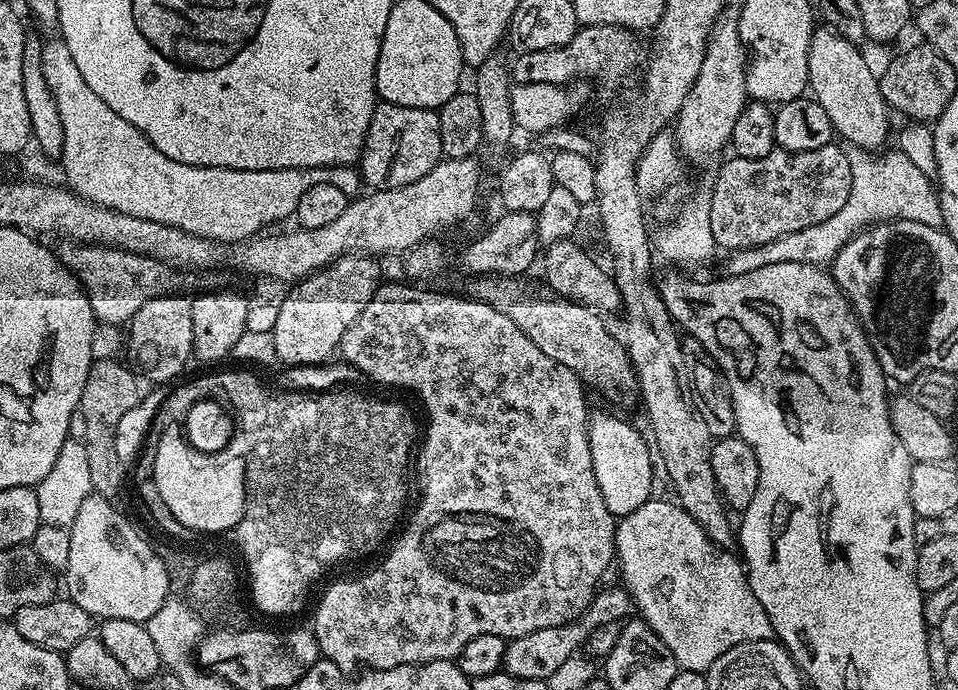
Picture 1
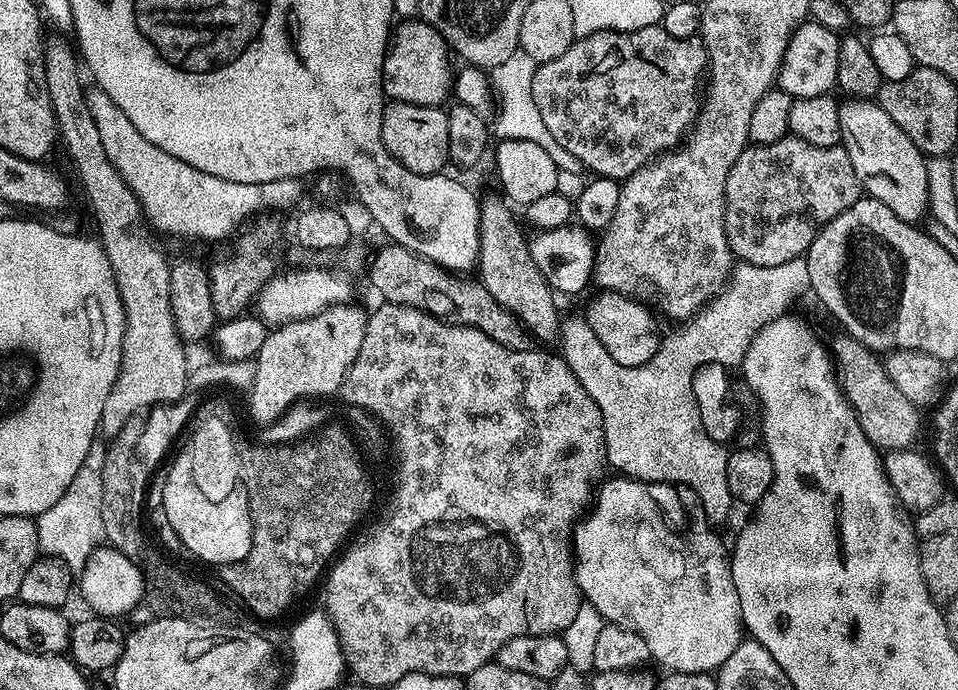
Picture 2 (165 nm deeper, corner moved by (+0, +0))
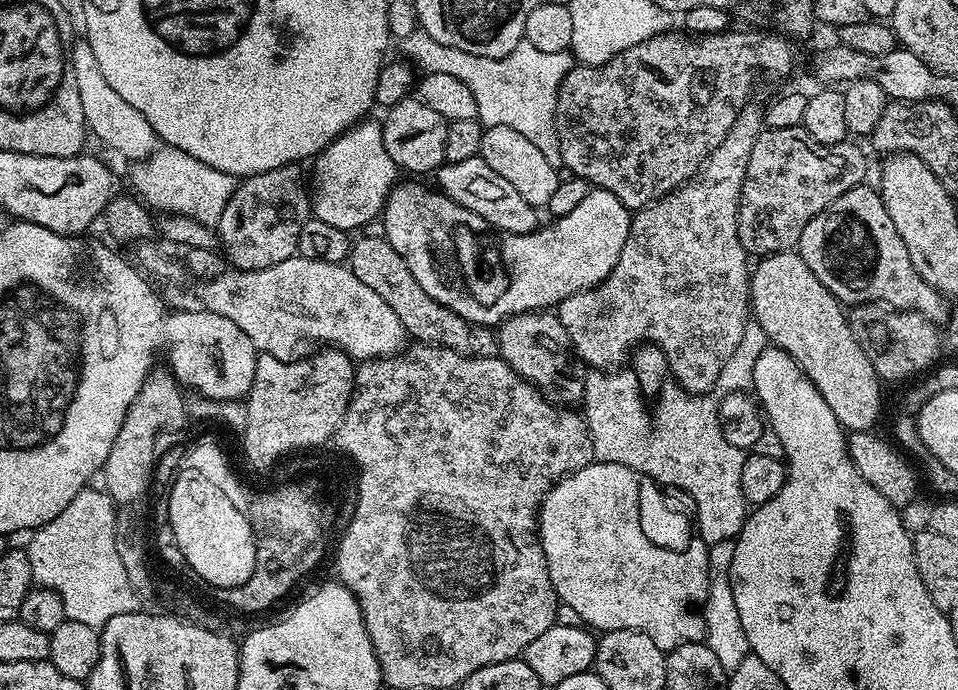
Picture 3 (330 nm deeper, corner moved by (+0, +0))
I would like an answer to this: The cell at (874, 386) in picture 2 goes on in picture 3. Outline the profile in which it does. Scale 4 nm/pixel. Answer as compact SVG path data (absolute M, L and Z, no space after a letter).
M799 251L779 252L757 259L750 272L750 312L754 322L766 330L766 338L769 345L781 348L814 382L818 394L826 398L826 406L834 410L834 418L848 432L871 432L880 420L880 387L882 381L876 375L874 366L866 354L862 354L862 346L854 338L854 334L848 325L845 309L840 301L814 278L814 270L806 266L806 262Z

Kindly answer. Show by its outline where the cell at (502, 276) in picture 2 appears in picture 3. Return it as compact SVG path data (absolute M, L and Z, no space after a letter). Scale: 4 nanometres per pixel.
M555 311L523 312L511 316L499 325L496 341L500 344L500 359L506 361L523 380L533 384L551 404L576 406L583 401L584 376L576 369L577 361L566 326L562 326Z

